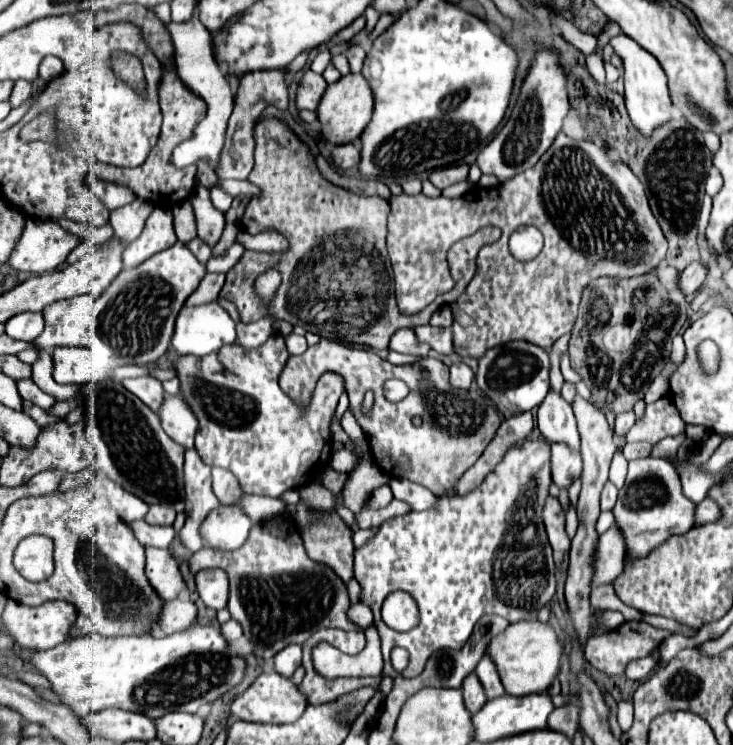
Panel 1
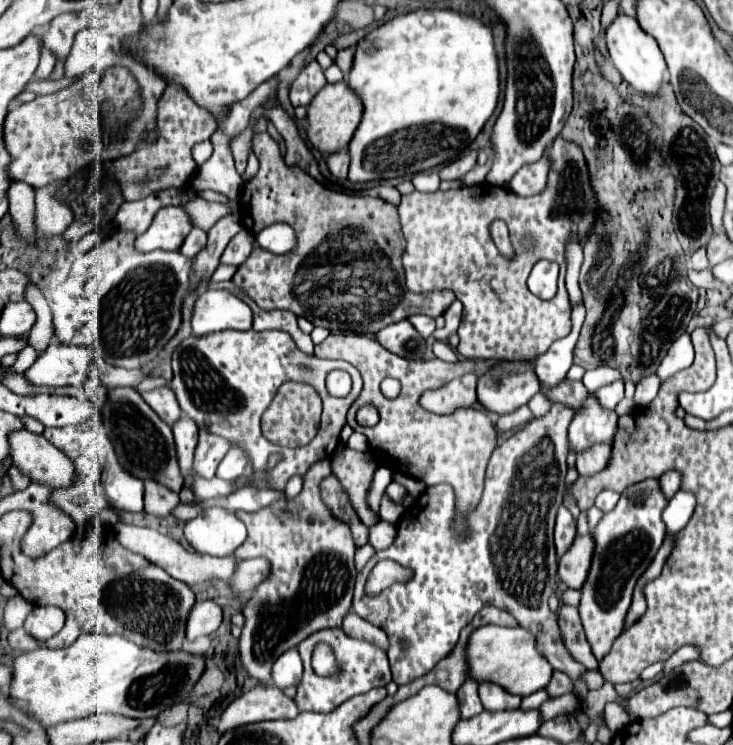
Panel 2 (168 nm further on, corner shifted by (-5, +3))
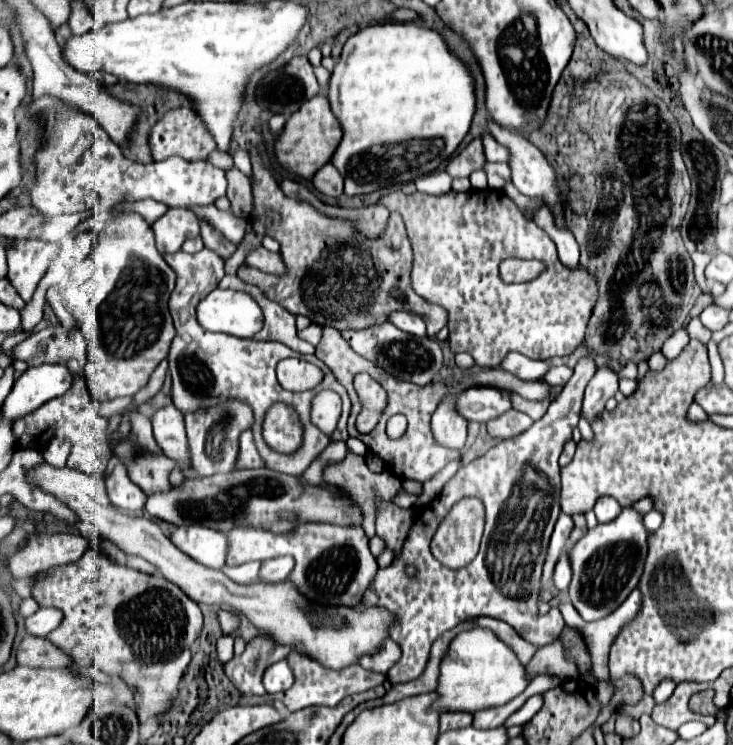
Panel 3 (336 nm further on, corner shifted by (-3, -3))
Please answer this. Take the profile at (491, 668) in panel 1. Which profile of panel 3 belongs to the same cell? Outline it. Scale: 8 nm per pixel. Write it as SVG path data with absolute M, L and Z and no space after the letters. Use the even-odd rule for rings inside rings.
M524 691L522 695L518 695L516 699L512 699L510 703L506 705L500 705L500 707L488 707L488 709L482 709L482 711L476 711L474 713L474 727L500 727L500 723L504 723L512 713L516 713L528 699L530 695Z

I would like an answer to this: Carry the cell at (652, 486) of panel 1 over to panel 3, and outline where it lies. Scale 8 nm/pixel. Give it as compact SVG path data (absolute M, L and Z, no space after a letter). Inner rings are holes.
M634 507L622 509L622 513L604 525L588 531L570 551L572 555L572 583L570 601L584 621L598 621L616 611L630 591L638 585L644 561L648 555L648 529L642 523L644 513Z

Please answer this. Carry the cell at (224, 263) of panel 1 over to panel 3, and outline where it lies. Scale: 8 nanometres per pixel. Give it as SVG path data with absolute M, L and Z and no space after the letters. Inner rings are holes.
M200 221L200 235L206 248L216 251L222 259L228 259L236 253L236 245L230 243L228 239L223 237L214 227L206 221Z

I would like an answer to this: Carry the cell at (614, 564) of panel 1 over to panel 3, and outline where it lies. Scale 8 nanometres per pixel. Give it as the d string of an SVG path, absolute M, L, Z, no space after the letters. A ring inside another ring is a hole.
M564 553L558 563L556 563L556 571L554 571L554 585L560 589L560 591L566 591L568 585L570 585L570 579L572 579L572 567L570 567L570 555Z

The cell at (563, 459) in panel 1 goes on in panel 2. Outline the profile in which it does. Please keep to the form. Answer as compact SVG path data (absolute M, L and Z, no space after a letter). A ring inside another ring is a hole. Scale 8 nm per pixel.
M588 393L586 405L574 415L568 431L570 447L576 449L576 453L588 449L594 443L608 443L612 445L614 429L616 429L618 415L598 403L598 399Z

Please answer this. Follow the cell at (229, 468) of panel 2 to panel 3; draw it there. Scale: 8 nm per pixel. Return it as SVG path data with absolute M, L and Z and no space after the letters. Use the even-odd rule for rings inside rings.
M246 429L240 435L240 453L236 459L236 469L258 469L264 467L264 461L260 459L254 443L252 443L252 431Z

